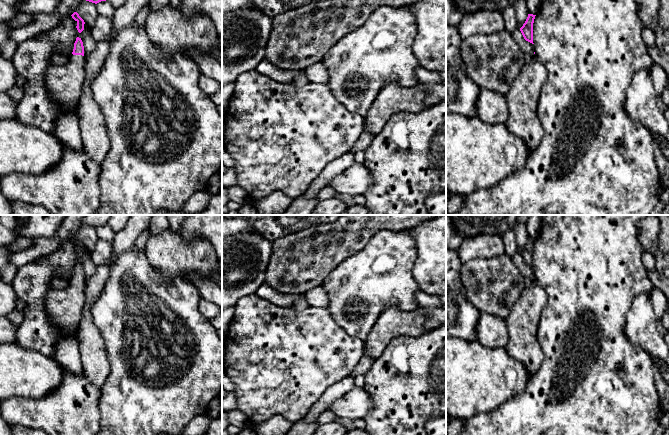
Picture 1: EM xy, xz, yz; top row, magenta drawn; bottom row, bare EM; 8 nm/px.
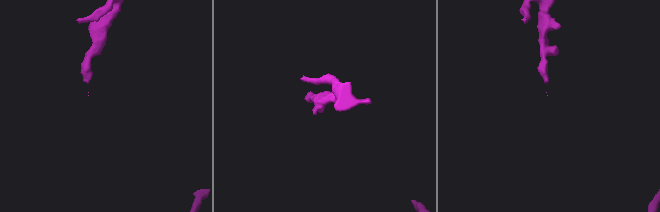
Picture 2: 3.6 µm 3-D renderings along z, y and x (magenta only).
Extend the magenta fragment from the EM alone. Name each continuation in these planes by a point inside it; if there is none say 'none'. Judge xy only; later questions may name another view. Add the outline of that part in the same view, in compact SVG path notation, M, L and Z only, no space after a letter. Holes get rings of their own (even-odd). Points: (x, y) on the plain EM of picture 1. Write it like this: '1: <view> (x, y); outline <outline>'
1: xy (64, 306); outline M71 278L66 288L50 289L45 297L46 311L59 333L53 358L73 375L83 374L77 332L85 305L84 283Z

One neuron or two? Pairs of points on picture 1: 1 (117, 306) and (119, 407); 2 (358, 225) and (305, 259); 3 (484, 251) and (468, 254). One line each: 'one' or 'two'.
1: one
2: one
3: one

